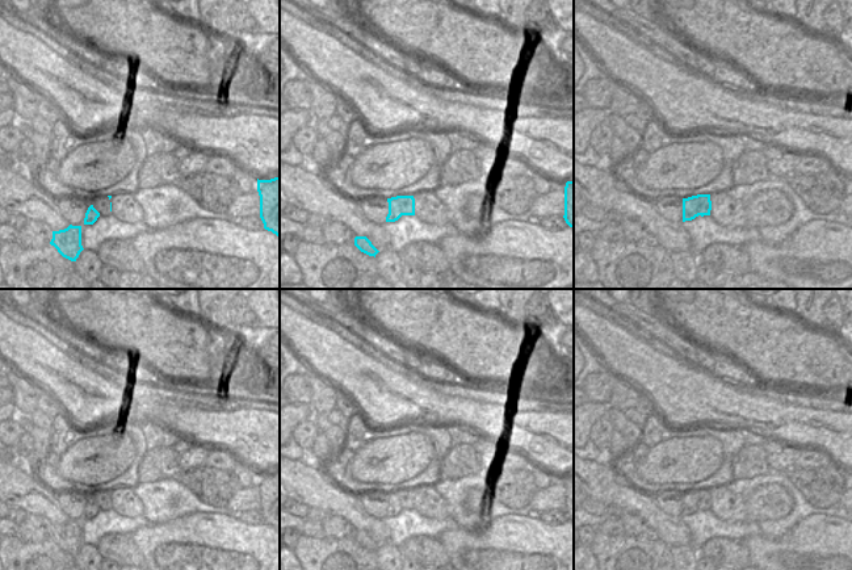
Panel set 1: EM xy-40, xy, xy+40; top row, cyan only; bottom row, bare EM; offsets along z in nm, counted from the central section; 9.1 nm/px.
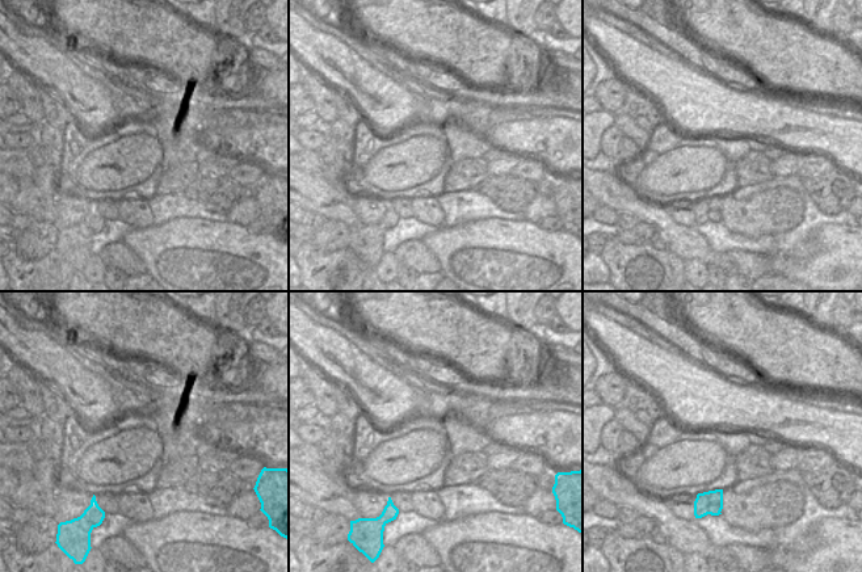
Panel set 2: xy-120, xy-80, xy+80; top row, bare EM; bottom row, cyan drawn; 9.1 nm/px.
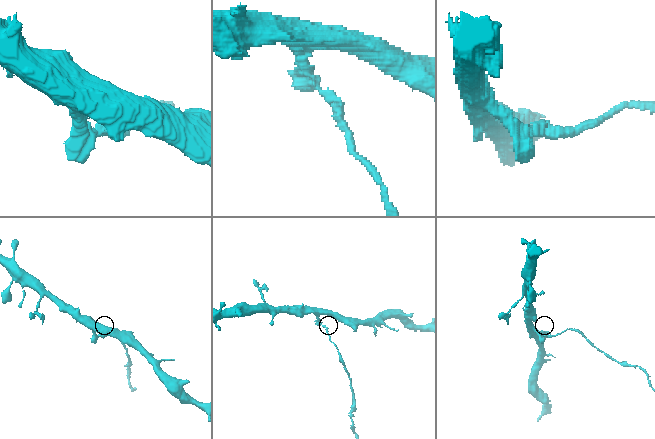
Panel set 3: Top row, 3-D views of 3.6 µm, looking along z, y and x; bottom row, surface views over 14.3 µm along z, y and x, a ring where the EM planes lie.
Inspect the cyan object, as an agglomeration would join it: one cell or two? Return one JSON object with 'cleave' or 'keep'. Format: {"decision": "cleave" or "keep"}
{"decision": "cleave"}

